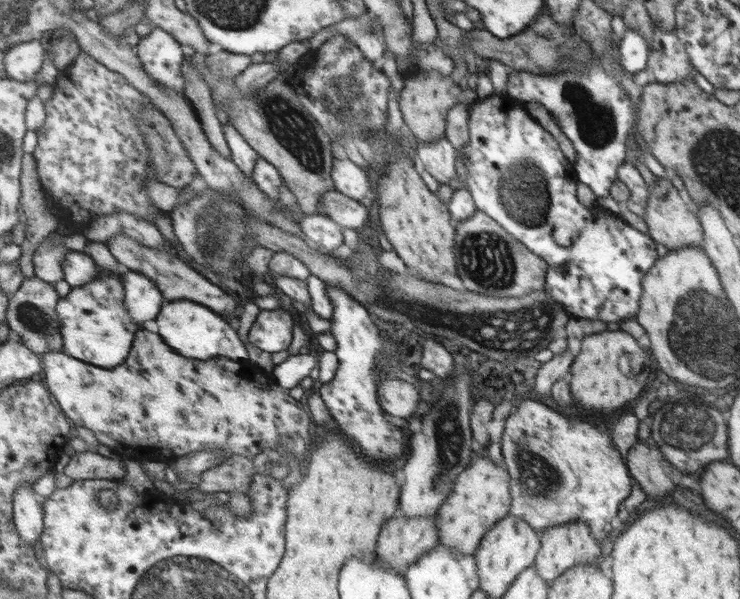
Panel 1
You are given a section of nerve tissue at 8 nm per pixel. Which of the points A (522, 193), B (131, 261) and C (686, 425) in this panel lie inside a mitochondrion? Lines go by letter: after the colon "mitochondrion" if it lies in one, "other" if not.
A: mitochondrion
B: other
C: mitochondrion

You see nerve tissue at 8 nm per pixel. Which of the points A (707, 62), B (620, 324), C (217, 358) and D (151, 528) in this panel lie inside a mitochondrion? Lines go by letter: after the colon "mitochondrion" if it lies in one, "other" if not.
A: mitochondrion
B: other
C: other
D: other

